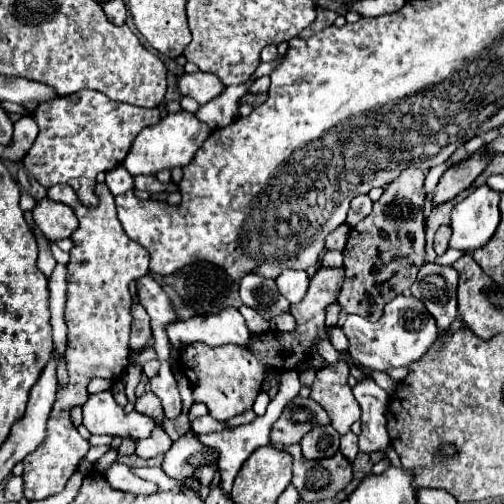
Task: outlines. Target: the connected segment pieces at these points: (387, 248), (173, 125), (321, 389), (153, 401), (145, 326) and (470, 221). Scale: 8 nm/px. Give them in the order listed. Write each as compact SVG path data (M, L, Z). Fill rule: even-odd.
M409 166L399 174L373 204L373 210L349 232L345 256L345 282L339 294L339 306L347 314L359 314L377 322L383 308L397 294L405 292L417 278L417 270L425 258L425 218L423 218L423 192L425 174Z
M177 112L177 114L167 114L157 126L149 126L141 130L141 134L135 138L135 144L131 146L123 166L127 168L129 174L139 176L139 174L151 174L155 176L159 170L173 170L173 168L183 168L193 162L195 152L203 146L207 136L211 134L211 128L207 128L201 120L195 118L191 112Z
M339 360L337 364L329 364L317 370L315 382L311 384L311 398L319 402L327 414L331 416L331 424L339 434L349 432L351 424L359 420L361 410L351 394L351 386L347 384L349 366Z
M145 392L143 396L139 396L139 398L135 400L135 410L141 412L141 414L147 414L149 418L153 418L157 426L161 426L163 420L165 420L161 400L159 400L153 392Z
M133 304L131 306L131 316L133 316L133 324L131 324L131 350L141 350L141 348L145 348L147 340L151 338L149 314L145 312L145 308L141 304Z
M487 184L475 188L473 194L469 194L465 200L461 200L451 212L451 228L453 228L451 248L461 248L467 252L473 252L473 250L481 248L483 244L487 244L499 224L499 200L501 200L501 192L491 190Z

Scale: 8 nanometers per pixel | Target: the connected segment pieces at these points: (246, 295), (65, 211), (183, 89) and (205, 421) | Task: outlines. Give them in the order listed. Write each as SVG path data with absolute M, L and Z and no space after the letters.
M249 272L239 280L239 296L245 306L263 314L267 322L281 312L289 312L289 302L279 294L275 280L263 278L255 272Z
M41 198L37 202L37 206L33 208L33 218L45 238L51 242L69 238L69 234L77 228L77 218L73 210L51 198Z
M195 72L195 74L181 74L177 78L177 88L181 96L189 96L197 100L199 104L205 104L213 100L217 94L223 92L223 84L217 76L207 72Z
M201 416L197 420L191 422L193 430L197 434L209 434L209 432L223 432L223 430L231 430L231 426L227 422L221 422L221 420L215 420L213 416Z

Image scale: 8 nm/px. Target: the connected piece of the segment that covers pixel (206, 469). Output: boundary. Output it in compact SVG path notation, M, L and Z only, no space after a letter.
M203 466L194 472L193 477L201 484L201 486L210 486L215 473L213 466Z

